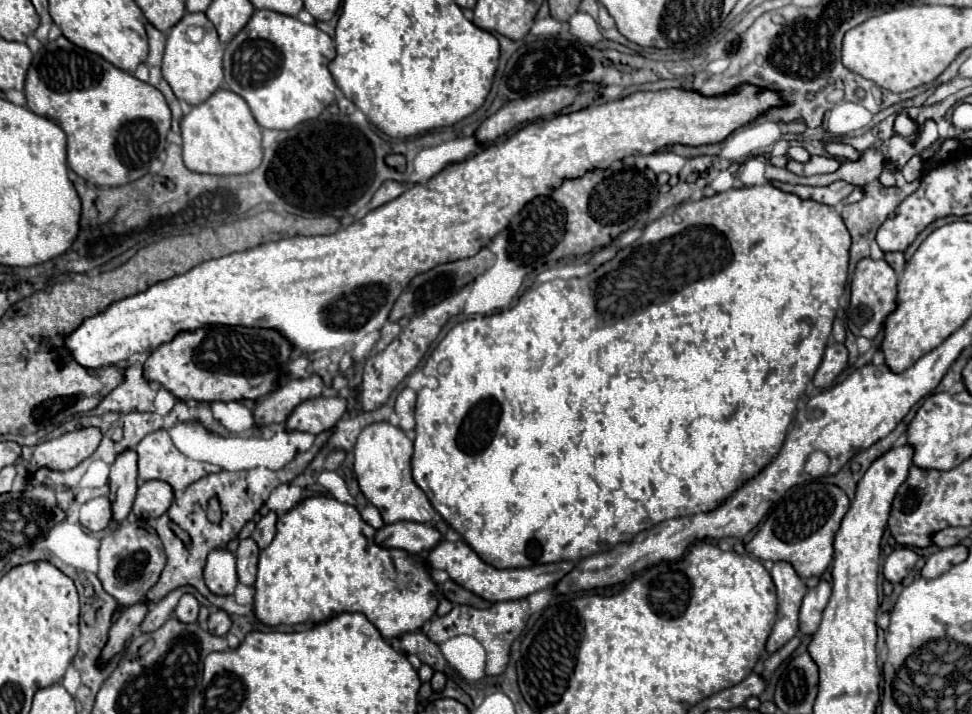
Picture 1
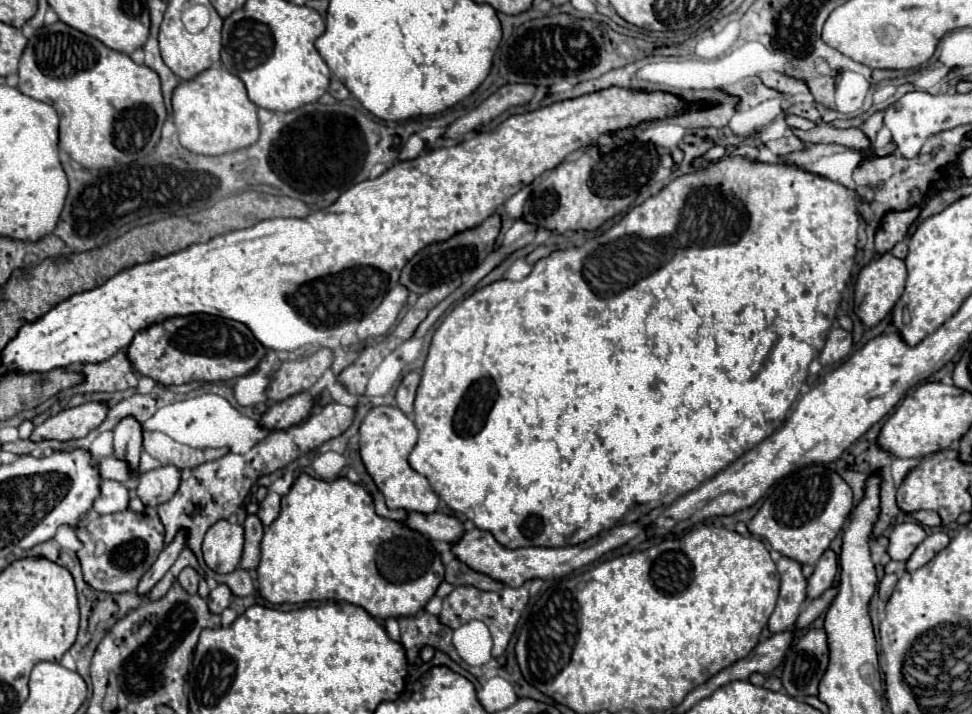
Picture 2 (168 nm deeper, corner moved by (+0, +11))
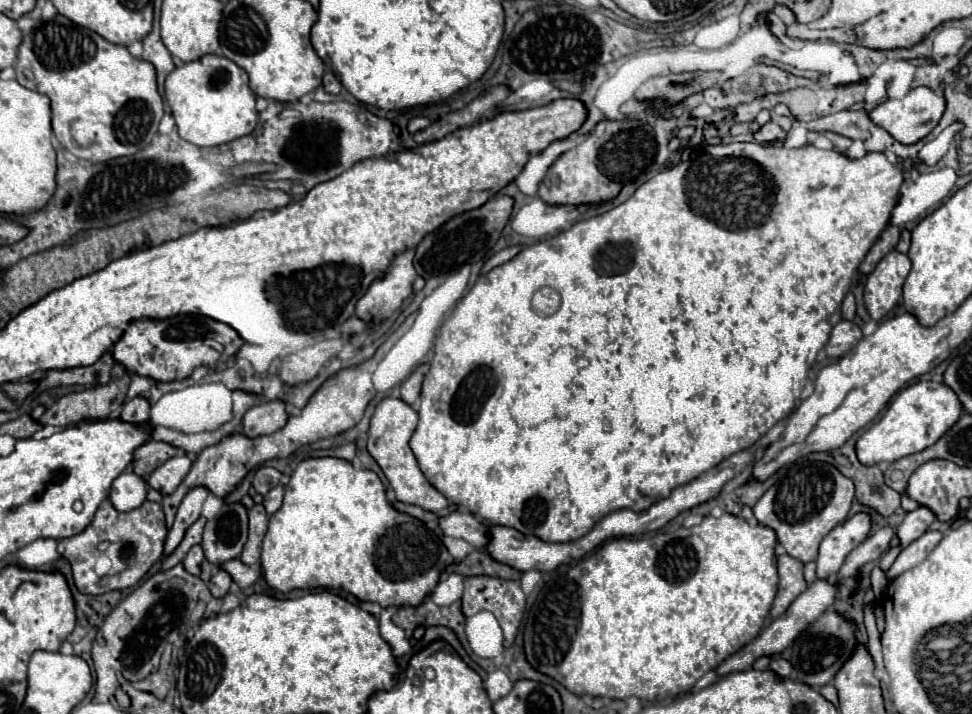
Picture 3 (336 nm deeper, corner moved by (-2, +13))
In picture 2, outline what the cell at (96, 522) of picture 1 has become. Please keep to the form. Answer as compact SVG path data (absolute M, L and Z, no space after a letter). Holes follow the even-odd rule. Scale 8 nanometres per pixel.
M103 479L99 499L95 499L95 503L93 503L93 511L97 511L99 515L125 511L127 509L127 499L129 499L127 489L121 483Z

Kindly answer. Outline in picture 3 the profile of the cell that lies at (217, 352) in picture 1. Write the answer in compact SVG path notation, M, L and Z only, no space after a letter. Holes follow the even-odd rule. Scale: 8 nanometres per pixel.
M177 315L163 321L131 321L121 339L113 345L113 359L121 363L131 375L145 375L155 381L175 381L189 377L195 367L217 367L219 361L227 361L231 355L235 355L241 345L243 339L225 323L203 315ZM207 339L213 339L217 345L221 345L221 355L219 347L211 347Z

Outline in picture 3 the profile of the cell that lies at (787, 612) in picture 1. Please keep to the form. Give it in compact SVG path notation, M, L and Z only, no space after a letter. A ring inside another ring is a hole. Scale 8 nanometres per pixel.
M781 555L777 559L777 569L779 569L779 589L771 607L773 617L779 617L781 613L785 613L785 609L795 601L795 597L807 589L801 561L793 559L791 555Z

